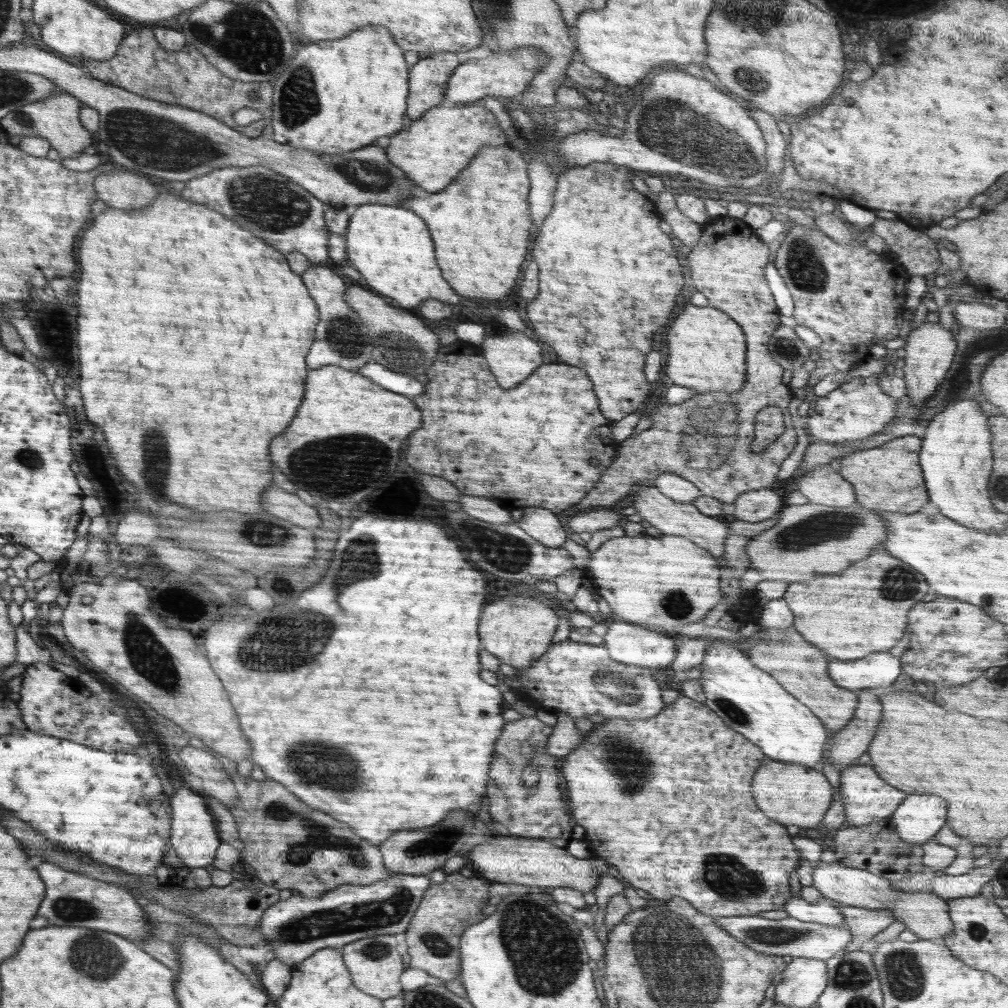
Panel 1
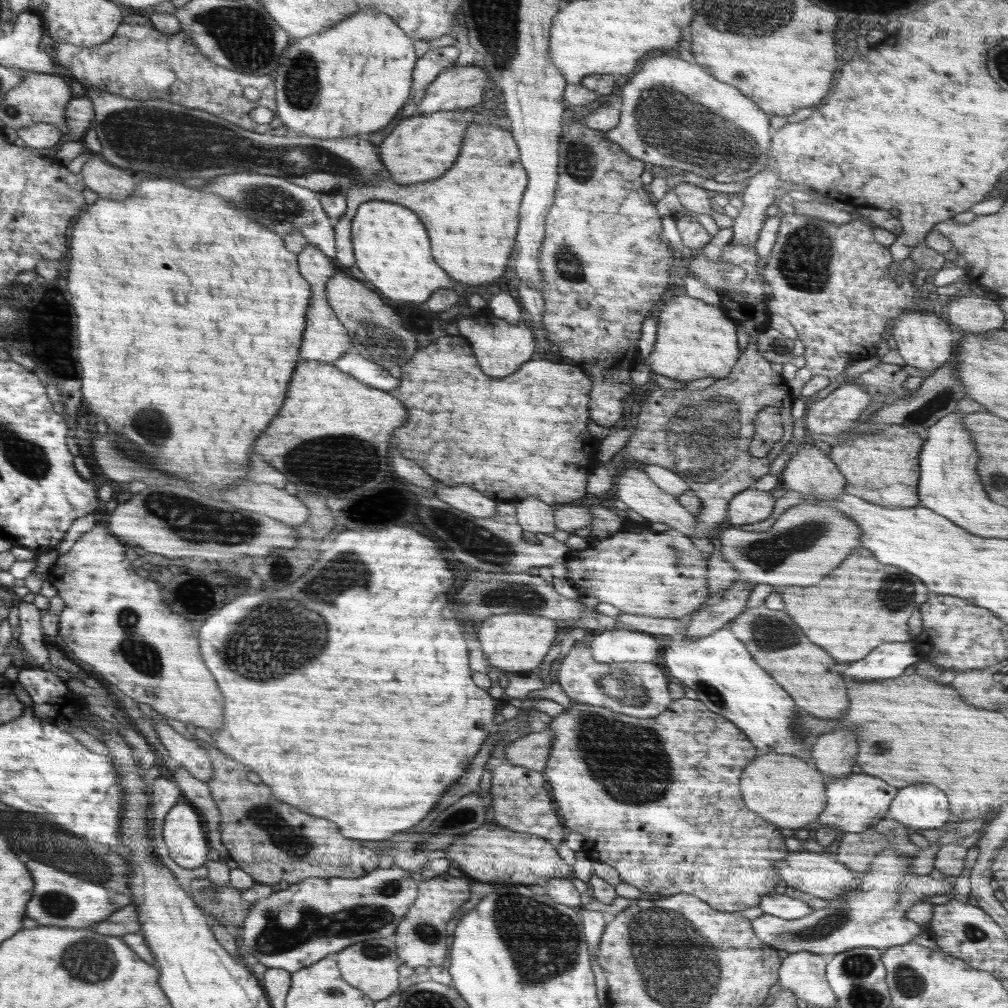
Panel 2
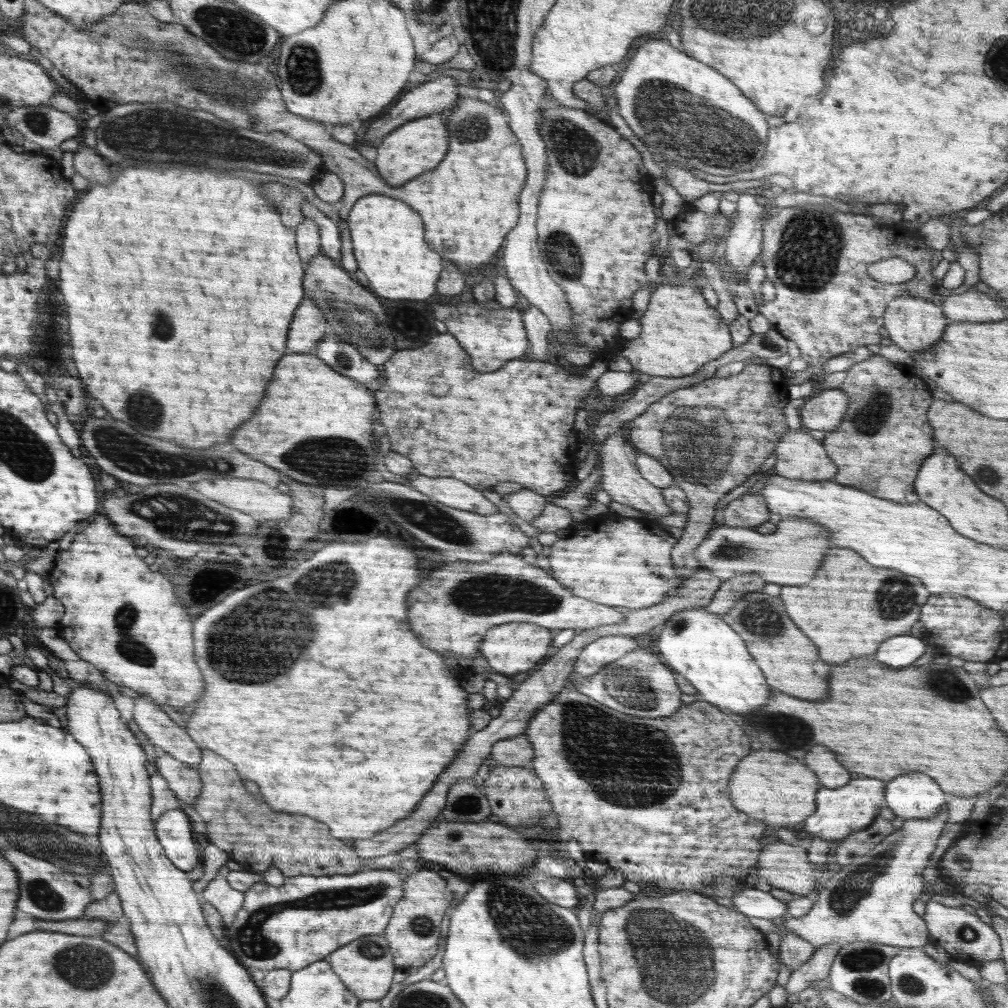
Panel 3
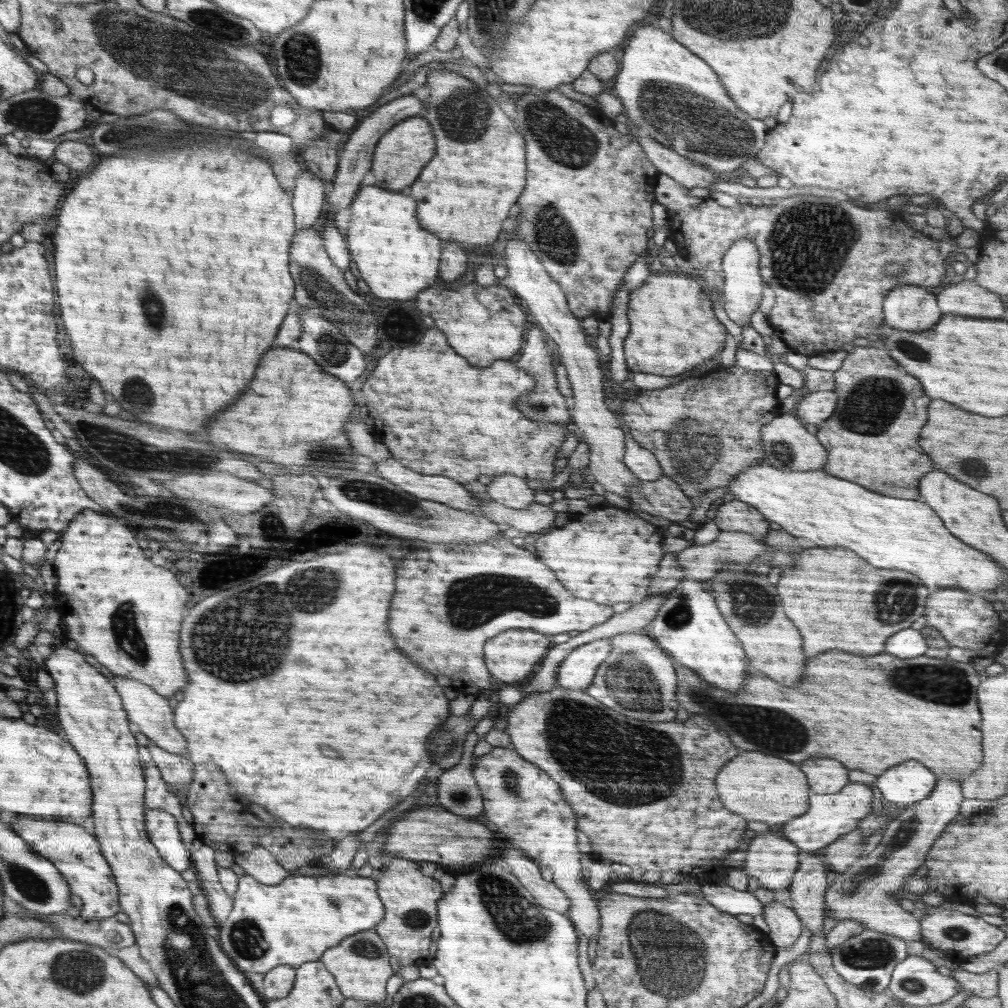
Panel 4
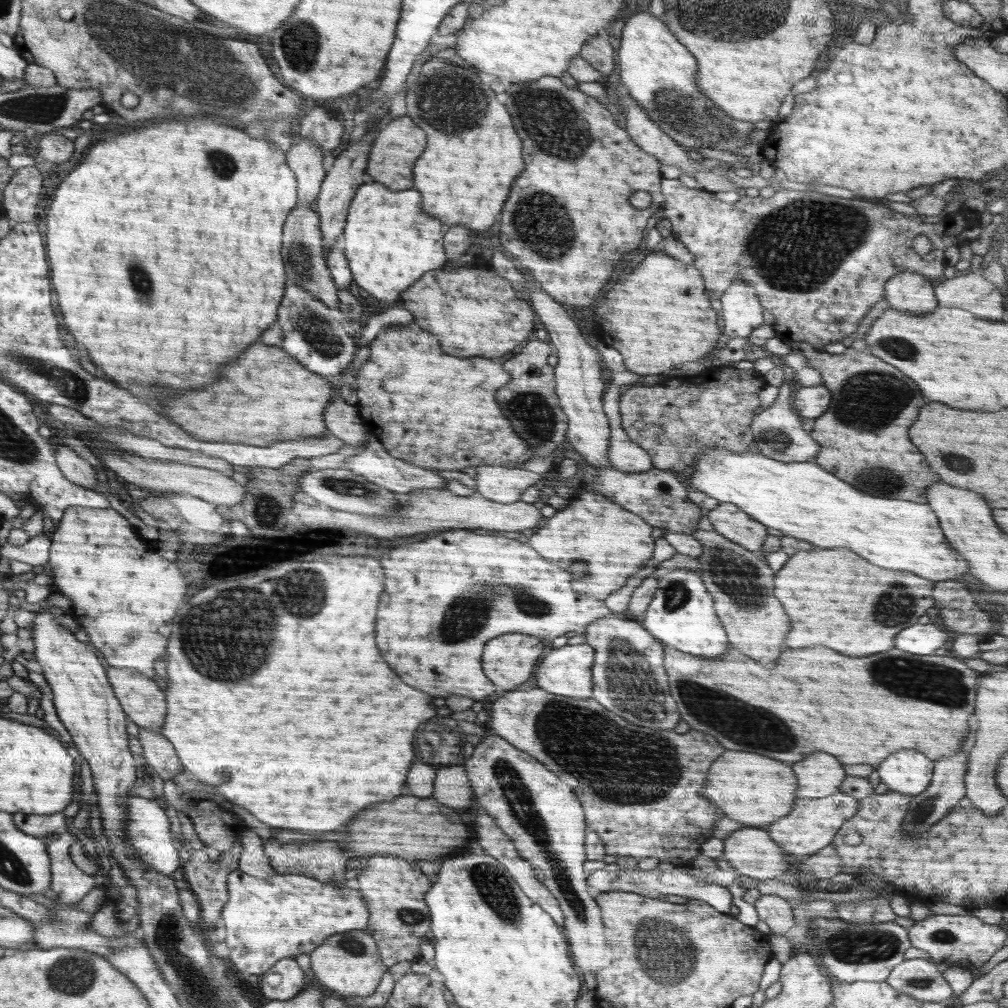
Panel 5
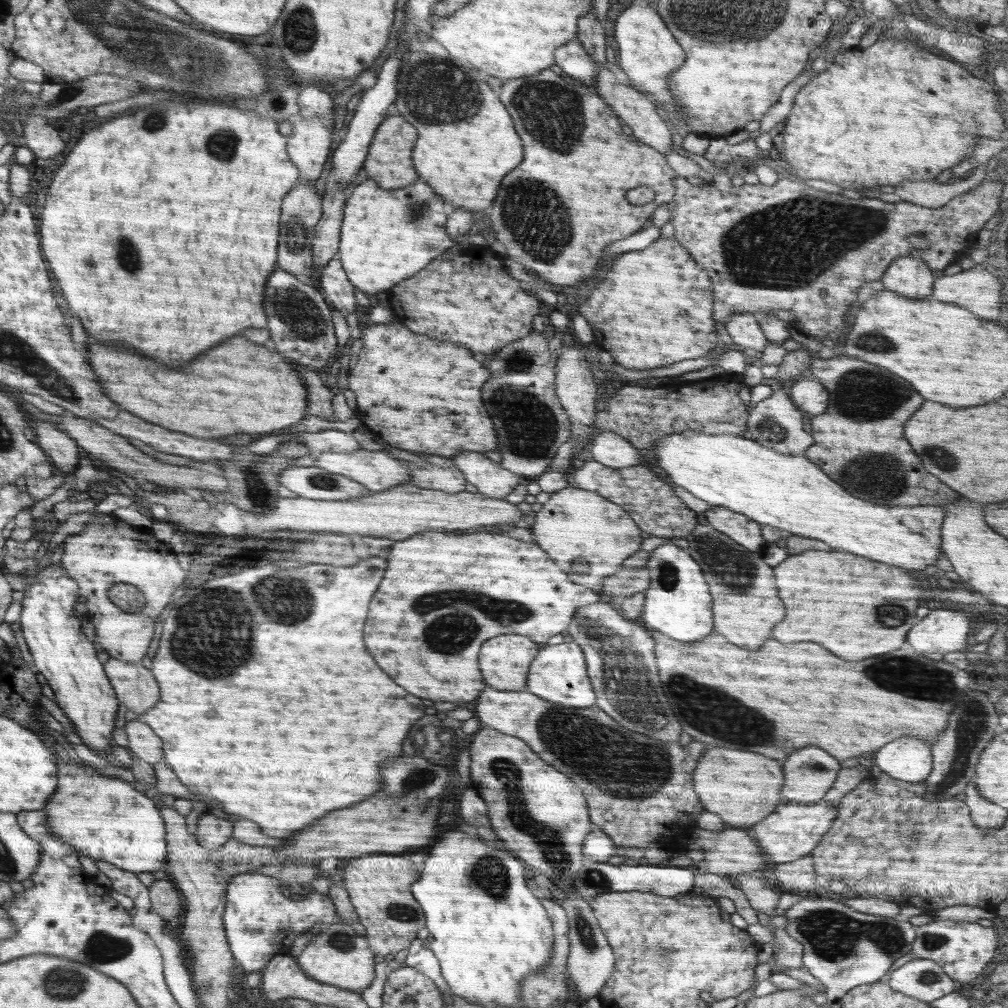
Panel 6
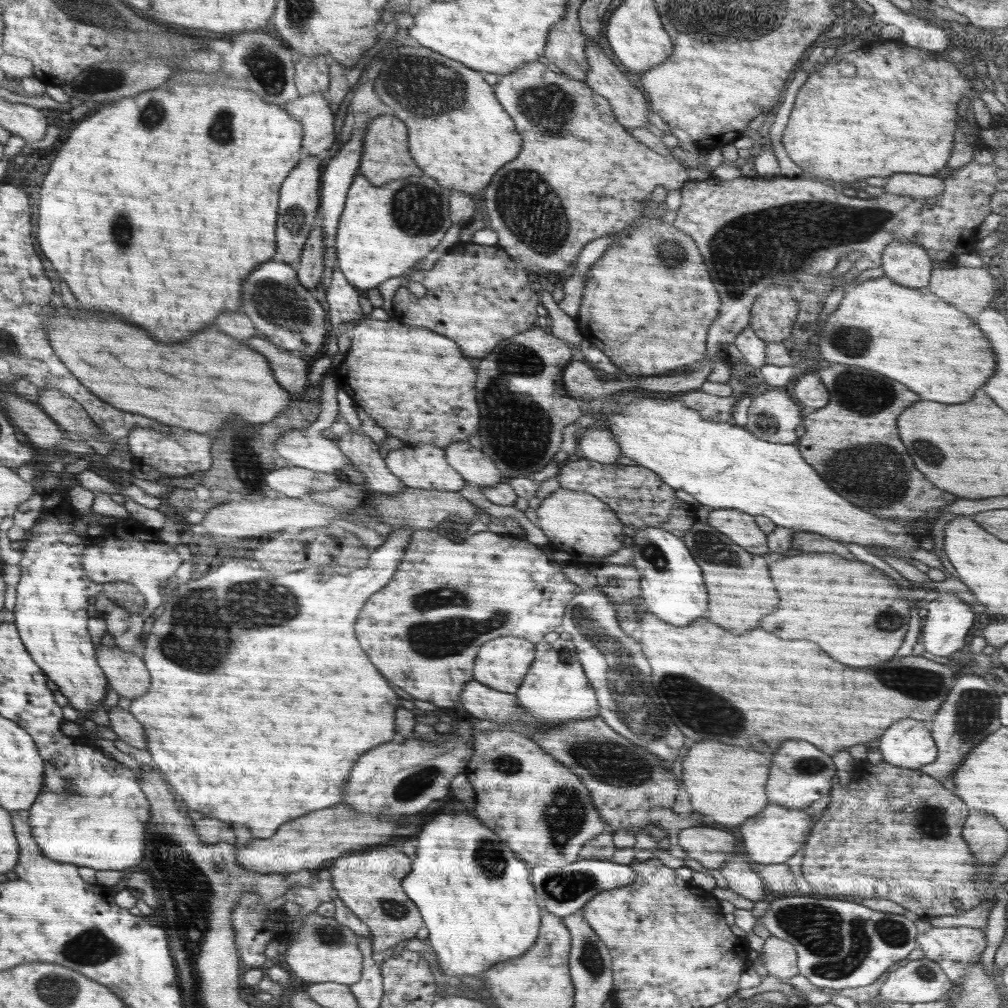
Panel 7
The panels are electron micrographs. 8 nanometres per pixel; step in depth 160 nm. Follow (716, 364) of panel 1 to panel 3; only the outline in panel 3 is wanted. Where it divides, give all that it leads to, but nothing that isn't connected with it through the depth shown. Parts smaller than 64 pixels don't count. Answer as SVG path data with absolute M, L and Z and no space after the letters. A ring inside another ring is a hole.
M693 280L680 286L662 284L652 292L648 310L640 318L640 338L626 344L622 354L628 362L650 377L663 376L678 378L698 372L710 360L720 358L734 345L728 326L716 308L711 307L702 296L702 290Z

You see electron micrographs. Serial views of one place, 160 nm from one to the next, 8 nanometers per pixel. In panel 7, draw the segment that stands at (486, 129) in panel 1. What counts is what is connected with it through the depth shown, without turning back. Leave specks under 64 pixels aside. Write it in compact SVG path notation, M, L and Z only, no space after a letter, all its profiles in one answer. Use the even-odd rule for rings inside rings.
M378 116L367 125L364 140L362 140L362 160L360 160L360 172L366 176L374 186L382 186L390 180L398 178L410 178L410 176L422 176L424 172L414 164L408 152L408 130L406 126L394 118L394 116Z

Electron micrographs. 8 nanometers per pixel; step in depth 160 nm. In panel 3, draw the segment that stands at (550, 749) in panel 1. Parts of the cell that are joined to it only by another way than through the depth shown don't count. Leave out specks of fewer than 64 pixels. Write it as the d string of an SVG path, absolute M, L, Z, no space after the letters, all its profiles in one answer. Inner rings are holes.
M523 734L499 740L492 747L489 768L499 764L504 766L530 766L534 758L534 749L530 739Z

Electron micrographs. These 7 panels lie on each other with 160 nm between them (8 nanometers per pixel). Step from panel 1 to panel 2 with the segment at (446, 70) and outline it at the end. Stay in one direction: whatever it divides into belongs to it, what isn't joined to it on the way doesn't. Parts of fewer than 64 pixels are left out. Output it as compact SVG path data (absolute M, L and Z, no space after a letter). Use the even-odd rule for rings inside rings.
M454 46L429 49L415 62L413 72L414 104L418 104L423 99L429 84L434 82L443 71L452 67L459 56L459 49Z

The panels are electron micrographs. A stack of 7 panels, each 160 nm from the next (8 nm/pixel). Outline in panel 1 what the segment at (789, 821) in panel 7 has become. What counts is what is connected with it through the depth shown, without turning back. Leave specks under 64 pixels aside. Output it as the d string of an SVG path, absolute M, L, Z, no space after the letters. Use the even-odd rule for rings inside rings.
M854 764L844 769L840 775L839 790L844 797L844 810L846 811L847 823L854 827L868 825L871 822L880 821L891 817L901 802L907 797L905 792L890 786L882 780L872 766Z

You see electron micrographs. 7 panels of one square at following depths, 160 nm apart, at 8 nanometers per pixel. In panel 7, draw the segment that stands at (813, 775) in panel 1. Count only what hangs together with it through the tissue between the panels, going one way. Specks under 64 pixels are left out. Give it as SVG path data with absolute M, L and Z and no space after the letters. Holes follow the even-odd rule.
M712 740L691 742L687 755L682 759L683 788L690 796L692 808L701 814L710 816L715 822L727 827L740 826L747 818L762 812L768 806L766 783L770 774L770 760L754 750L744 750L739 746L728 746Z

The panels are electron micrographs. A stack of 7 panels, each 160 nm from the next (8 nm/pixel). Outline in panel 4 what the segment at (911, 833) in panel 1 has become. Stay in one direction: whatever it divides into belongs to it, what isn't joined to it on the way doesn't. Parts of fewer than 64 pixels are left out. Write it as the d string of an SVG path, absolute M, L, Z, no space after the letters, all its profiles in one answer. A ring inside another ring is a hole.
M907 760L892 766L877 776L873 787L878 796L885 798L886 802L894 802L903 810L930 796L936 786L938 777L914 760Z

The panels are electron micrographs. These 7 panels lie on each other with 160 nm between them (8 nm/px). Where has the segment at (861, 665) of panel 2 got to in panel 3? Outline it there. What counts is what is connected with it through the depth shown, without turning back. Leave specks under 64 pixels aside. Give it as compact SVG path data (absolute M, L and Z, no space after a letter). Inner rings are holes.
M911 634L888 638L872 658L890 668L902 668L916 662L924 654L924 644L923 640Z

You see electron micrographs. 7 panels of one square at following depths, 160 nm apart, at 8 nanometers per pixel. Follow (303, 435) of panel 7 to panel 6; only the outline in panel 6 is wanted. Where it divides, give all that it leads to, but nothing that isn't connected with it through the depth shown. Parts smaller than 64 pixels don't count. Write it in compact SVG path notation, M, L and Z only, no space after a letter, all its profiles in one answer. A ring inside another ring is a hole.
M362 446L354 452L320 452L315 453L316 467L323 468L334 474L343 474L362 484L372 493L378 493L398 485L411 482L411 474L406 465L399 463L388 451L368 451Z

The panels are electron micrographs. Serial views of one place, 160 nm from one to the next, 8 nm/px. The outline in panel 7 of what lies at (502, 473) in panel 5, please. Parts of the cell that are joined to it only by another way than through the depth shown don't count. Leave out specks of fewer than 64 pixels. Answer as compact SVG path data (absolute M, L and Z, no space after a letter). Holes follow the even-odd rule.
M468 441L451 442L444 448L447 463L468 484L478 487L494 487L505 481L503 474L480 449Z

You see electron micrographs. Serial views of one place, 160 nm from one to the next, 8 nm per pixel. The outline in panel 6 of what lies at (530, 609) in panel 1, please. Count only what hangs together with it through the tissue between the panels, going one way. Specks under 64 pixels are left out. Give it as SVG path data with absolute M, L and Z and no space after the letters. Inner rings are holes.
M502 634L482 644L480 670L487 686L505 691L524 691L528 670L540 646L526 636Z

